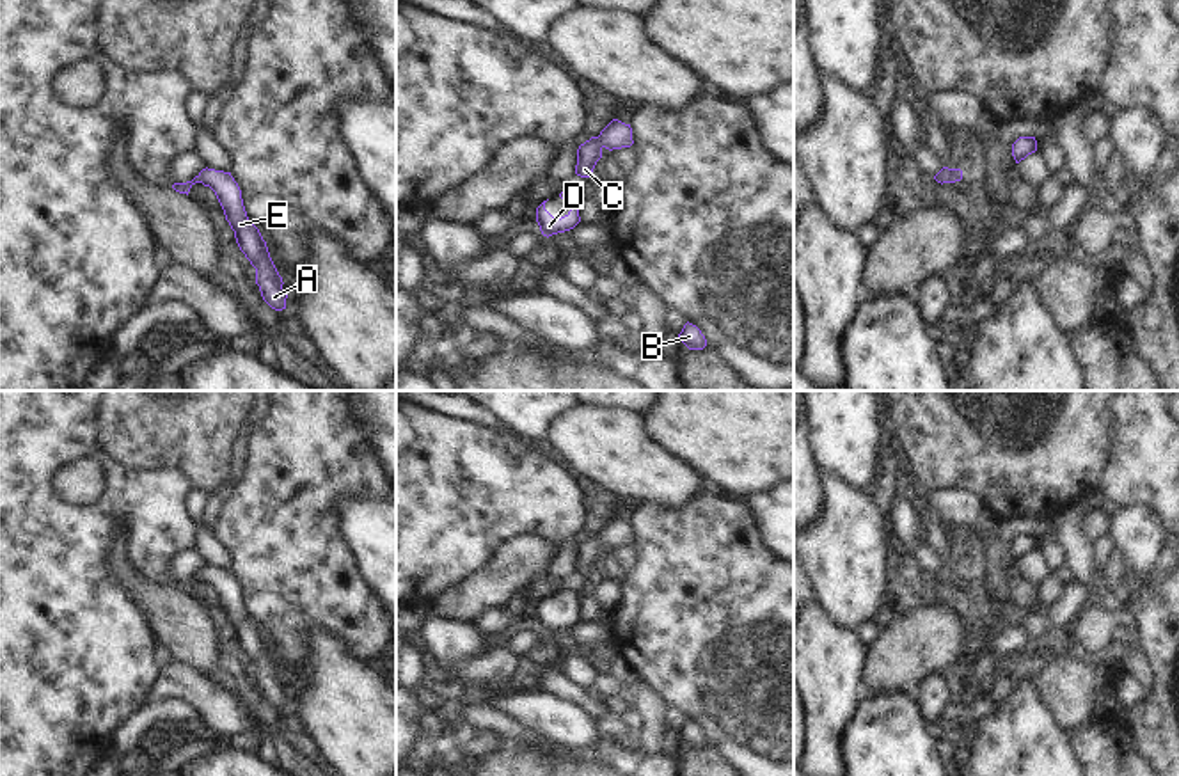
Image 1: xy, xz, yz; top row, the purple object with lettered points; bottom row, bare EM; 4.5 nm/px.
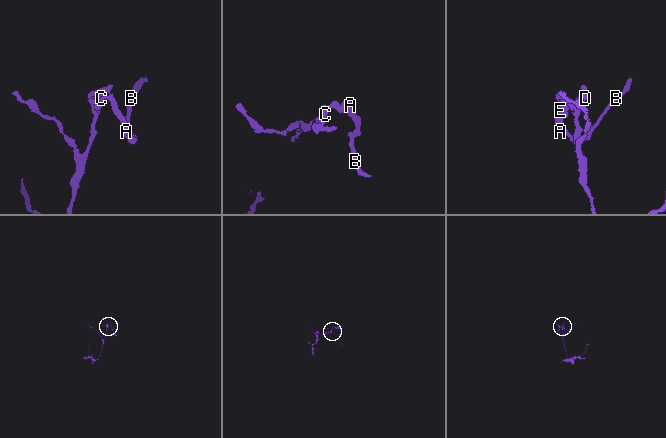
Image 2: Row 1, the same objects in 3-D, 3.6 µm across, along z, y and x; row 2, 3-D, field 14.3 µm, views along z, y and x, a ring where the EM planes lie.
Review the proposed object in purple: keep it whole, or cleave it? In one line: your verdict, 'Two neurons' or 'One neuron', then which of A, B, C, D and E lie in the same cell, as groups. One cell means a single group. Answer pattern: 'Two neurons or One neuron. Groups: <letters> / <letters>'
One neuron. Groups: A B C D E.

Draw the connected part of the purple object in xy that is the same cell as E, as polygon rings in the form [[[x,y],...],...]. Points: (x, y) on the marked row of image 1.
[[[206,167],[192,181],[174,183],[172,188],[188,195],[195,183],[202,183],[215,192],[226,220],[234,231],[240,250],[256,268],[256,284],[259,286],[263,300],[275,311],[286,309],[288,295],[282,289],[282,277],[270,257],[266,242],[263,240],[259,229],[247,217],[241,190],[231,172]]]

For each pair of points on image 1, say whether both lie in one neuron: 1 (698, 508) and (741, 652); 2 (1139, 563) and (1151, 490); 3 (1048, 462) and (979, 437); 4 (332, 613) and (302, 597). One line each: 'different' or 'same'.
1: same
2: different
3: same
4: same

